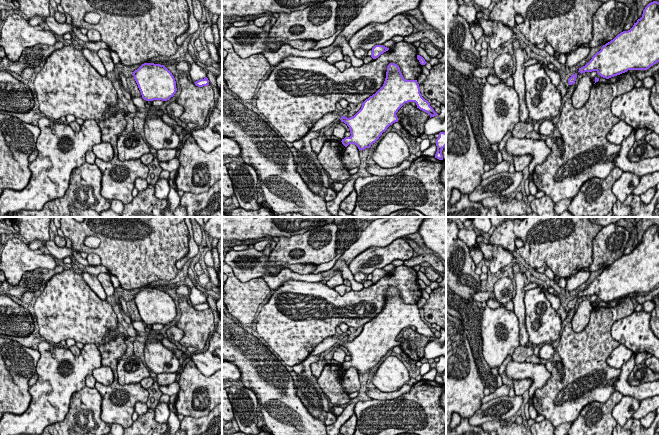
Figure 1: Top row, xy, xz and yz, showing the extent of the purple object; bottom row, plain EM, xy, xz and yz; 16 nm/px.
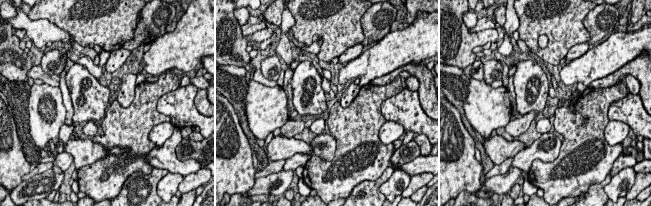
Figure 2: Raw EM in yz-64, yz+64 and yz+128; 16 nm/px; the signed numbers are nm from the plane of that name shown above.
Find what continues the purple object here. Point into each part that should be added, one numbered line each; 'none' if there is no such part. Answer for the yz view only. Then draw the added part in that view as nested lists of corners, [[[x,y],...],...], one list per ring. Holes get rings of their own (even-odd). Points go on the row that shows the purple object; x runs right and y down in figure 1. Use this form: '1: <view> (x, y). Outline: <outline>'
none

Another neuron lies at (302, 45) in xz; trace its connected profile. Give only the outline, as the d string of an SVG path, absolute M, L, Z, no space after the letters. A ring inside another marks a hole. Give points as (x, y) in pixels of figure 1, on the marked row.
M284 40L281 42L275 41L275 44L280 48L282 45L290 45L291 47L305 51L313 50L313 47L316 45L315 40Z

